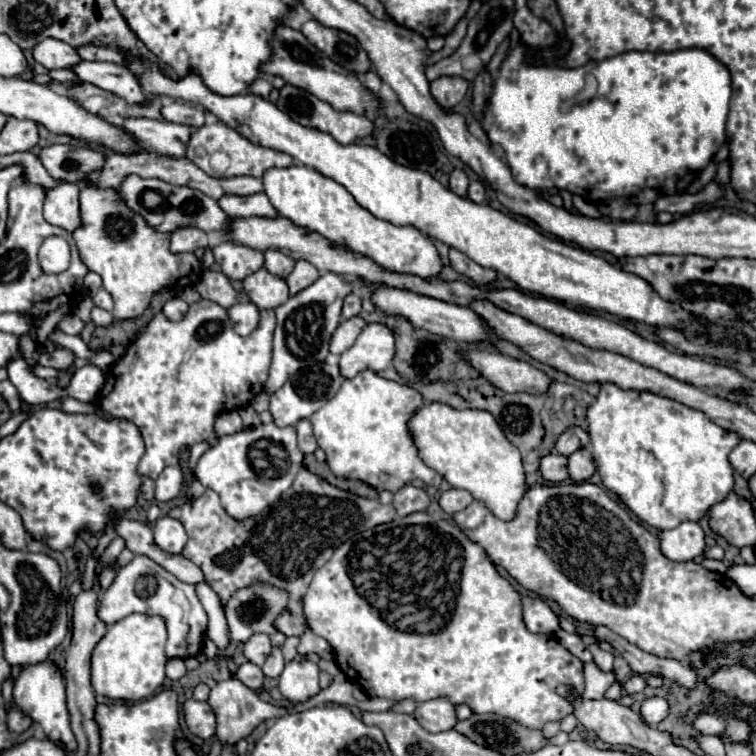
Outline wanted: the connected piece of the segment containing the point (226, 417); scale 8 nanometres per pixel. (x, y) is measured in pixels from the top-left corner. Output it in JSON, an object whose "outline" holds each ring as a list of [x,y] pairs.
{"outline":[[[232,410],[230,414],[226,414],[226,412],[220,414],[216,418],[216,424],[214,424],[214,430],[216,430],[218,436],[222,436],[222,434],[234,434],[240,428],[242,428],[242,420],[240,420],[240,416],[238,416],[236,410]]]}

